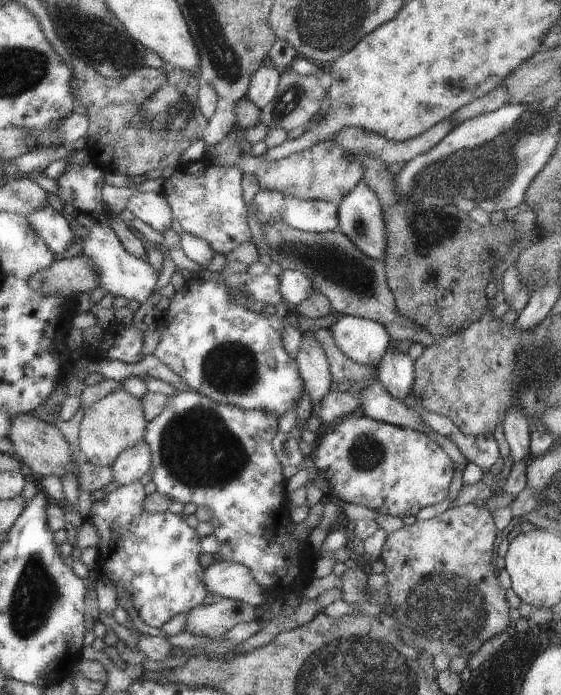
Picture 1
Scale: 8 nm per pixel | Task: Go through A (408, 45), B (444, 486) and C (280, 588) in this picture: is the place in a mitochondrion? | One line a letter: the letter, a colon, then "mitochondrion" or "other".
A: other
B: other
C: other

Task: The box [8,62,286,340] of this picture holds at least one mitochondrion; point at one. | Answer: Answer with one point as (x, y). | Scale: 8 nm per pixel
(163, 115)

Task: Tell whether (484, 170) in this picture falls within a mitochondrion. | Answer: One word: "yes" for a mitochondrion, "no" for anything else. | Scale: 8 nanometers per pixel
yes

